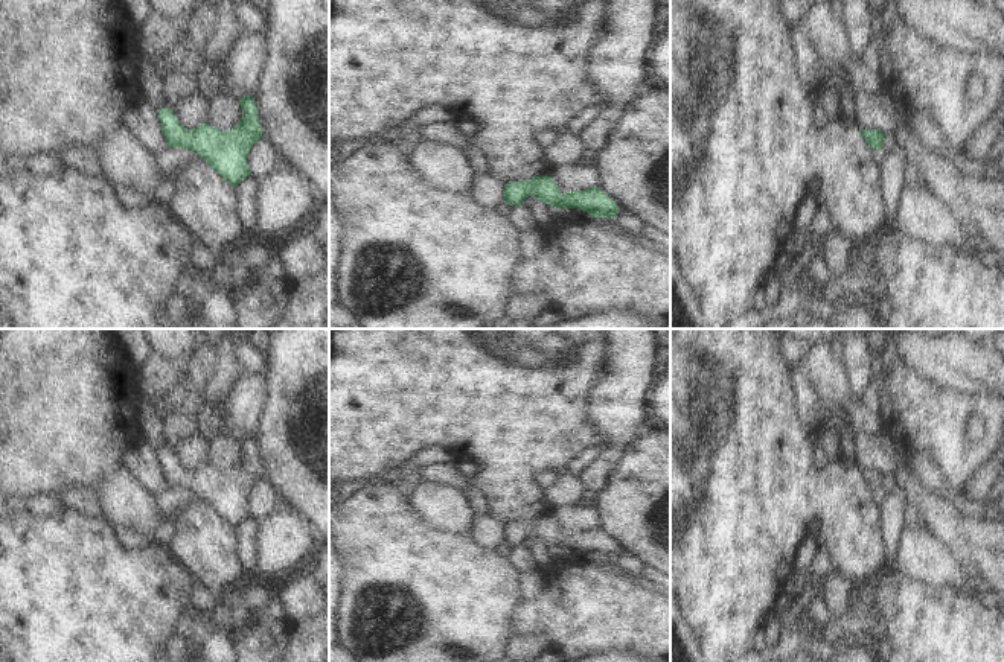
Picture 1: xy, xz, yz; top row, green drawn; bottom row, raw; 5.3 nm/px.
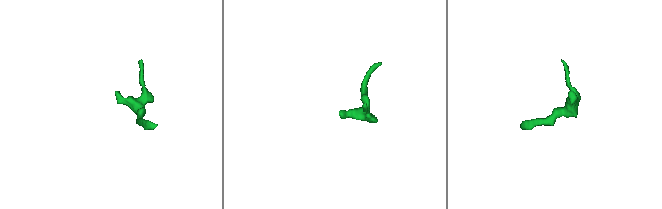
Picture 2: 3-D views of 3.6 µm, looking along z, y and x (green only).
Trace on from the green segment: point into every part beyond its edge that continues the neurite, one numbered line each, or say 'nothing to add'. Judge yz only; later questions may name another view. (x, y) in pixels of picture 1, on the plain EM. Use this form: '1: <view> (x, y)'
nothing to add

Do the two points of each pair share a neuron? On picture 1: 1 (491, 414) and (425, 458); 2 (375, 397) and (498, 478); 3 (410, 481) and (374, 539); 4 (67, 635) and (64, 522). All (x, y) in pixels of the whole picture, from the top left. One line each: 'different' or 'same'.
1: different
2: same
3: different
4: same

